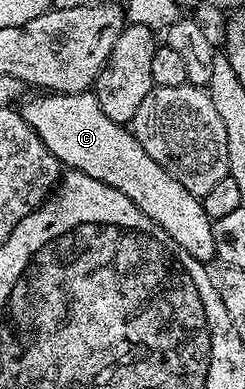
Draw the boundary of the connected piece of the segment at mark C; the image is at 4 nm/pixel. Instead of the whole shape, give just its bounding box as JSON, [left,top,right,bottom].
[20,92,216,263]

